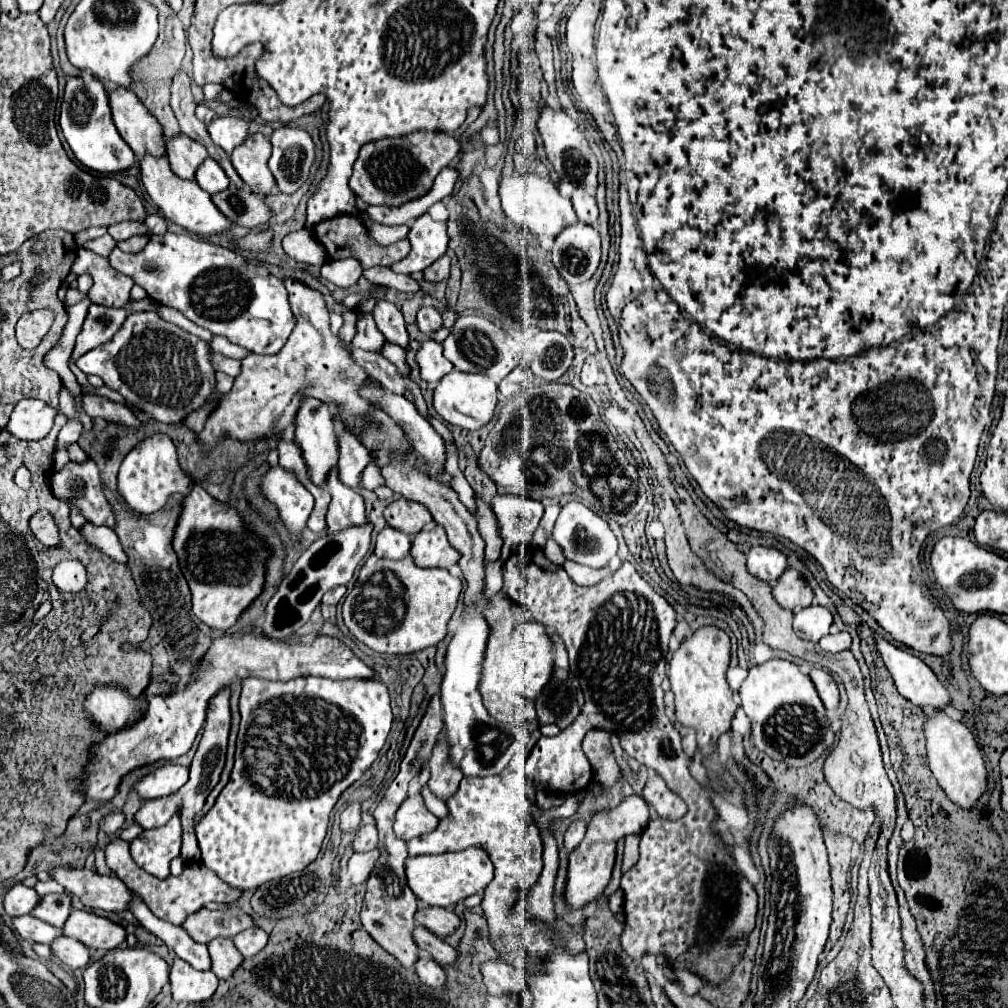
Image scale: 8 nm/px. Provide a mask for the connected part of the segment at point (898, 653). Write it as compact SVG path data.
M876 634L874 640L878 644L878 652L882 654L888 672L894 678L898 692L906 700L920 708L932 710L944 710L946 706L950 706L948 690L920 658L916 658L908 650L896 648L894 644L886 642L884 638L878 638Z

